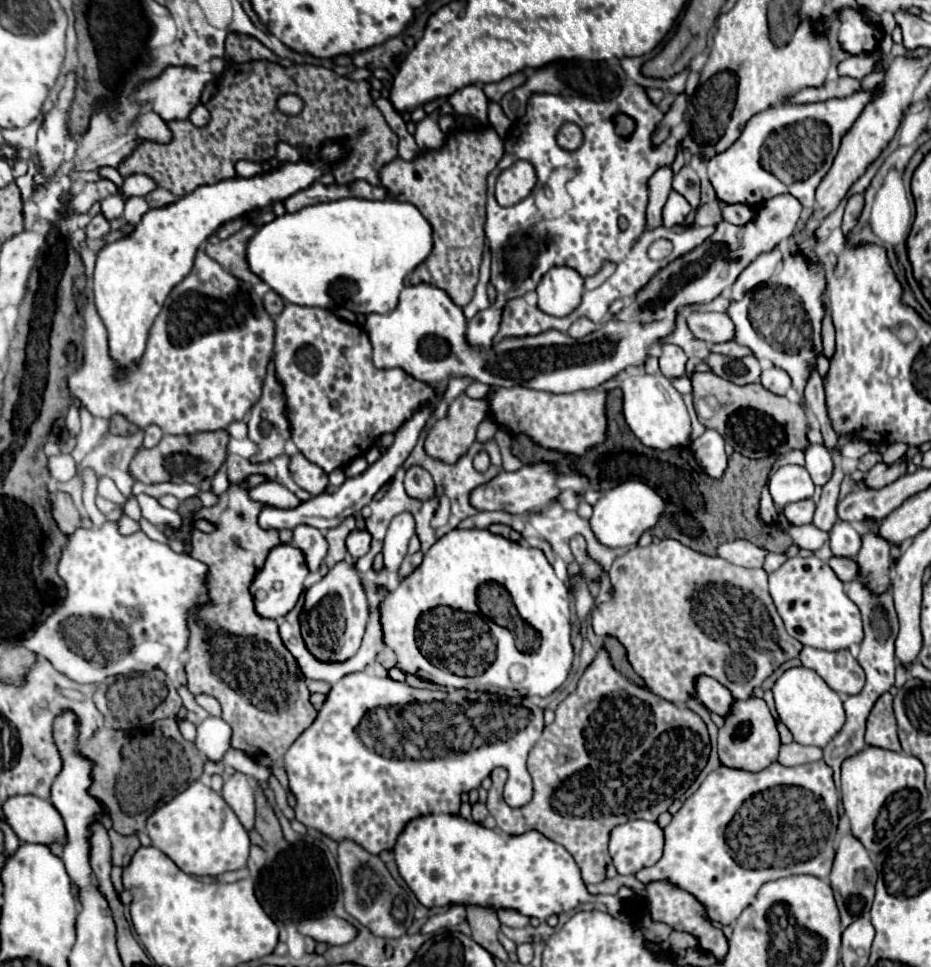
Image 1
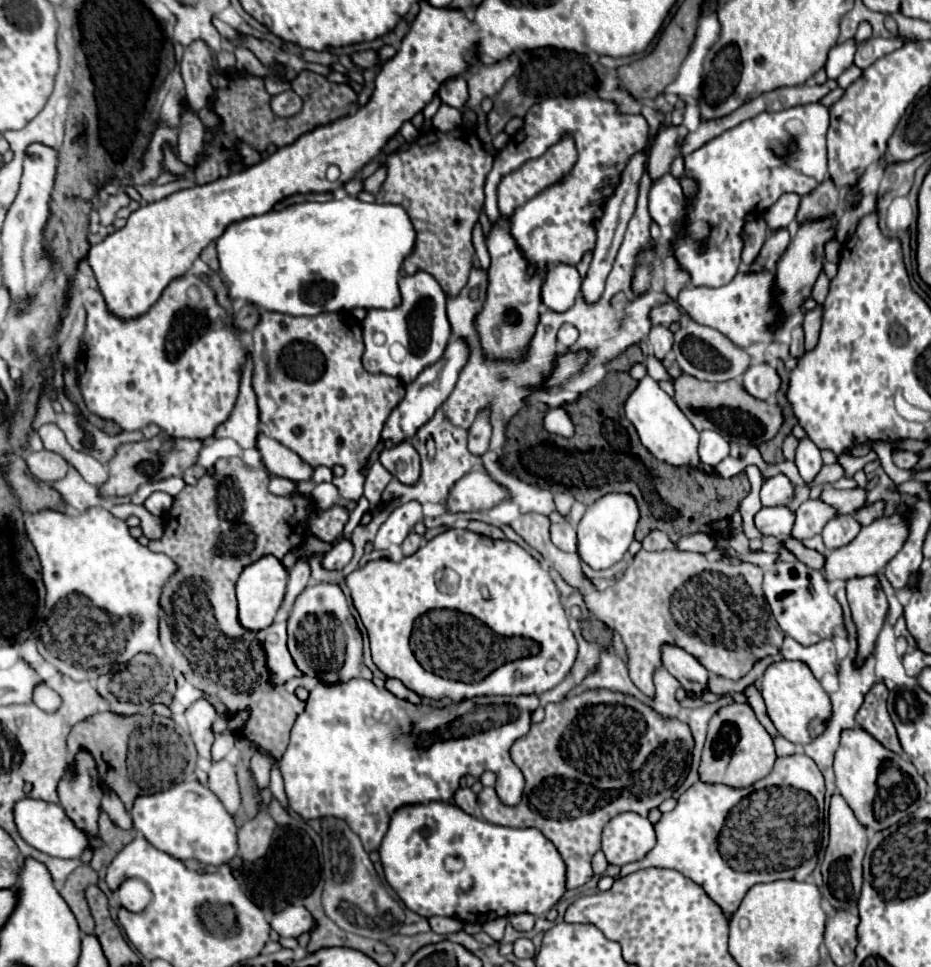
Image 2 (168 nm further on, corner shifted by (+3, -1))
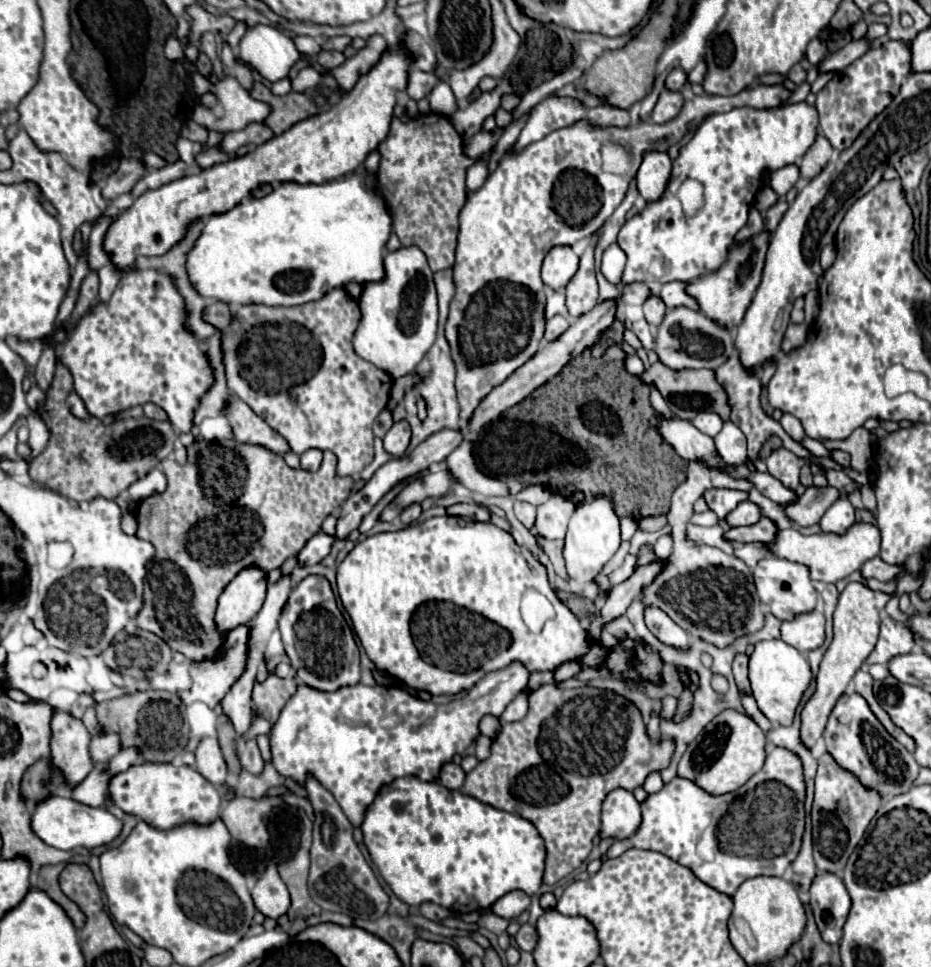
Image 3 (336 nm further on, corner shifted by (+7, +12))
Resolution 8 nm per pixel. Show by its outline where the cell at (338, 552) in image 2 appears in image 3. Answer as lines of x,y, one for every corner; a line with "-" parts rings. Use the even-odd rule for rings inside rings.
322,532
314,534
298,552
298,564
302,564
302,566
318,564
324,556
328,556
332,544
334,544
334,536
328,536

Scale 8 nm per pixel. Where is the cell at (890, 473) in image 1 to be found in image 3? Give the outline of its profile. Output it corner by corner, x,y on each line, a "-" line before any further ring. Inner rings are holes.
832,486
826,488
808,488
800,498
796,498
796,502
784,504
784,514
786,518
792,520
794,526
812,526
818,524
822,514
826,512
826,508
840,496
840,492

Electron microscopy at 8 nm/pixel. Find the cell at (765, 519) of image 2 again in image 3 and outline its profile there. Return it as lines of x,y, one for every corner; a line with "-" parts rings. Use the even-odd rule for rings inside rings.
740,502
732,512
728,512
724,516
724,520
720,520
720,524
726,524
726,526
752,526
760,520
760,508
752,502

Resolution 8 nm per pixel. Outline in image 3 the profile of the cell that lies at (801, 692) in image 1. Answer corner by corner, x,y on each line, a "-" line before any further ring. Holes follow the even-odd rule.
762,640
754,646
754,652
750,654
748,680
760,712
774,724
790,726
794,720
796,708
802,700
802,694
812,680
812,672
806,656
800,654
790,644
786,644
784,640

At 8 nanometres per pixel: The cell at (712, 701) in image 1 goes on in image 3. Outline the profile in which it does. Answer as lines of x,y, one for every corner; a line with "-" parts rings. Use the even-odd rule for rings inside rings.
648,606
644,610
644,622
648,630
664,644
670,644
674,648
686,648
688,644
688,632
682,630
664,610
656,606

